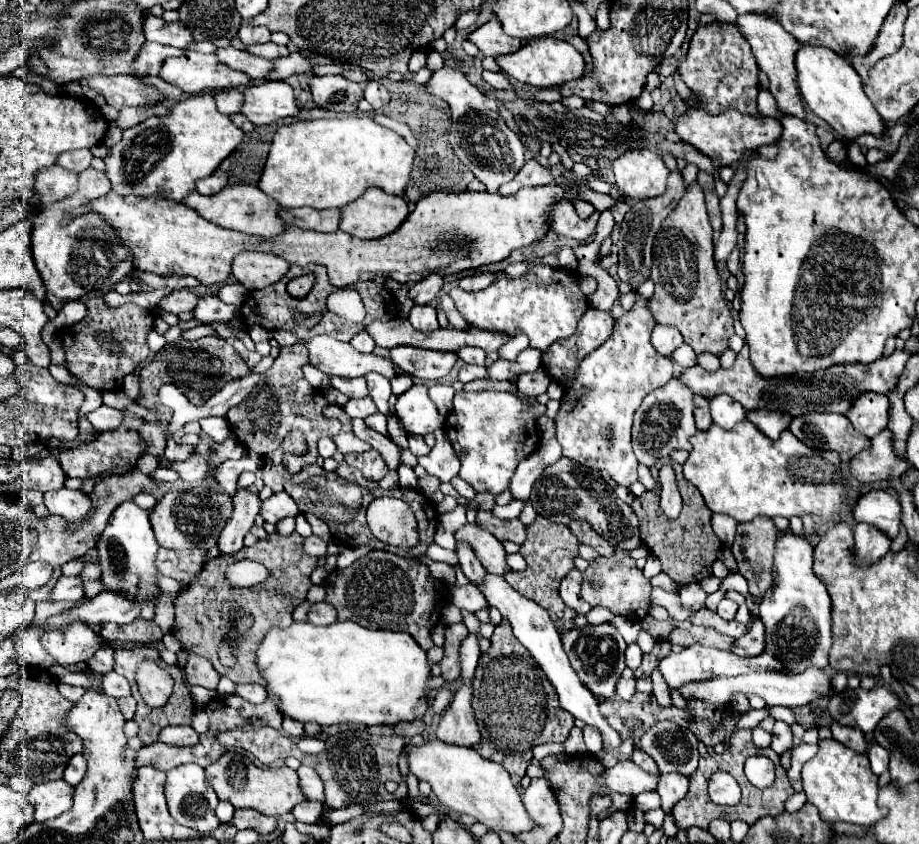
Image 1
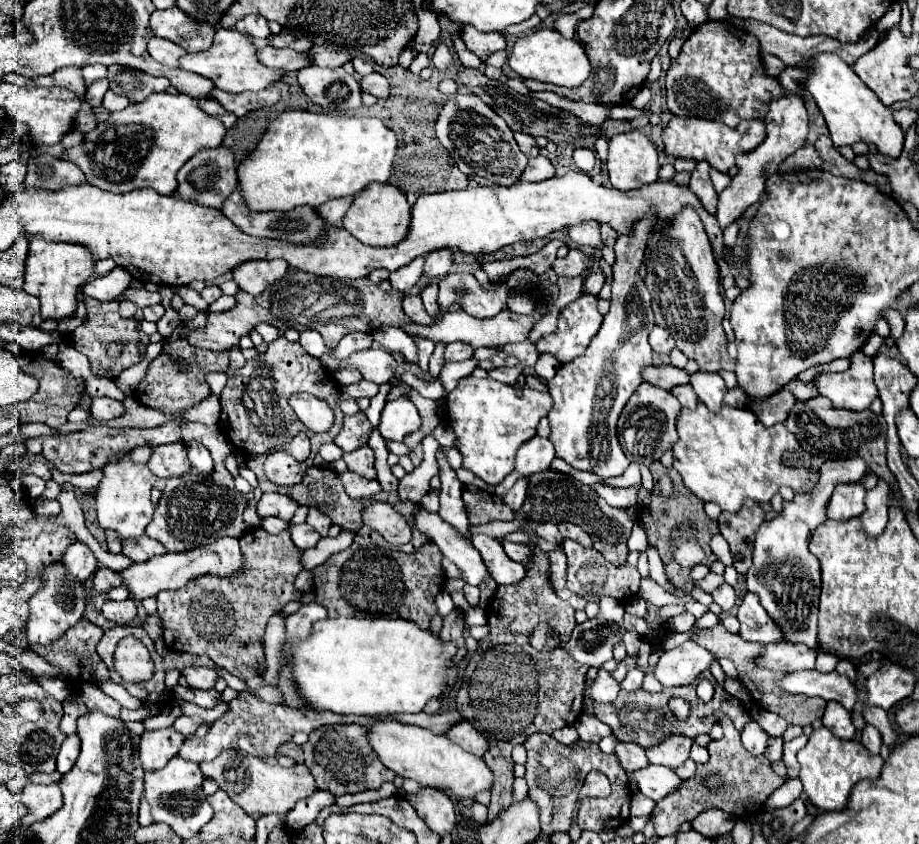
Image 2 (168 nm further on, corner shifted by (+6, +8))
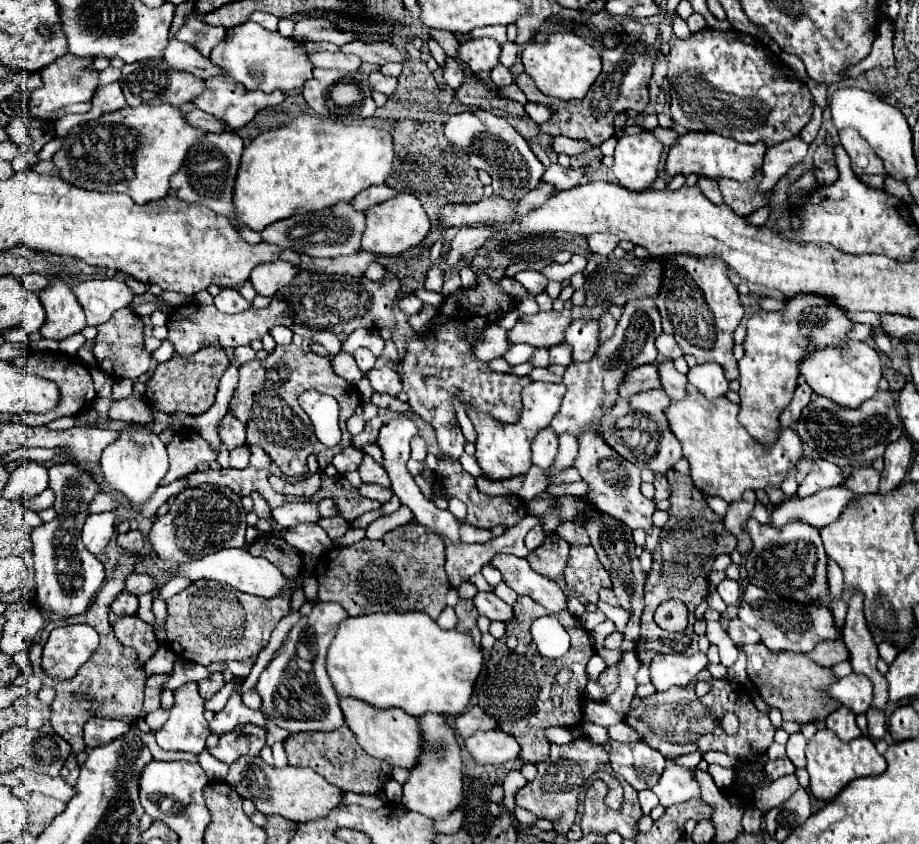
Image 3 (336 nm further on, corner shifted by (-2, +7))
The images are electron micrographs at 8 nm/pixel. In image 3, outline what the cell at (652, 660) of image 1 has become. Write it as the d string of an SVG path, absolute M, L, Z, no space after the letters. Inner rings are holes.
M613 664L613 666L607 666L607 670L597 678L605 688L607 688L607 694L611 694L617 686L619 686L619 664Z

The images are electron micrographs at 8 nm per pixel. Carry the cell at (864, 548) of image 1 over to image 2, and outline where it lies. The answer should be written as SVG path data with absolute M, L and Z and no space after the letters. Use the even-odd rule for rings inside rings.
M879 479L879 483L867 491L867 511L859 517L861 523L863 523L863 529L875 537L879 533L883 533L885 525L887 525L887 509L889 509L889 493L891 493L891 487L887 481Z

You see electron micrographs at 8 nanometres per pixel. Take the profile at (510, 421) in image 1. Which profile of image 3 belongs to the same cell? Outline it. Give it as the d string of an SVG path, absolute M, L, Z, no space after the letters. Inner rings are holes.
M529 382L523 392L523 410L515 424L501 422L493 418L489 412L479 412L477 408L467 406L467 416L471 418L475 432L477 432L477 452L475 458L483 470L483 476L489 480L505 480L513 476L523 476L531 468L531 442L539 434L539 430L547 428L561 408L565 388L563 384L549 384L549 382Z

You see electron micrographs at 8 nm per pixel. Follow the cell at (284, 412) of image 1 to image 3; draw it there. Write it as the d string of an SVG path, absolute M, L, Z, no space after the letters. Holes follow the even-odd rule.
M289 344L289 346L277 346L265 360L255 358L239 368L239 384L233 392L229 410L239 422L245 424L249 446L261 446L271 456L271 460L275 460L283 468L287 476L303 476L307 474L307 456L311 452L317 452L319 468L323 470L333 460L335 454L351 446L351 434L345 422L353 416L359 404L361 398L357 388L335 374L329 356L305 352L303 348ZM307 388L317 388L319 392L335 396L335 400L341 406L343 440L335 448L327 448L315 438L311 430L311 420L297 404L297 396Z

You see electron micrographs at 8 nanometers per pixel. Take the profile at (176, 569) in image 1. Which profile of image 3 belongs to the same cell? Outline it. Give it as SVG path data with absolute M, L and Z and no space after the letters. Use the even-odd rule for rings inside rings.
M129 530L127 534L119 534L119 536L117 536L117 544L119 544L121 548L125 548L127 552L131 552L131 554L143 554L145 536L143 536L139 530L137 530L137 532Z

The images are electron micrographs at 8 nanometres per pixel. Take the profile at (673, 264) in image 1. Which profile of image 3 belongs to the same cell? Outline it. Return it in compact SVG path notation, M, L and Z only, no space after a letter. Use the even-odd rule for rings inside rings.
M677 254L673 258L663 258L661 270L661 288L655 302L663 318L663 332L675 336L683 354L695 356L699 364L717 362L725 370L727 380L735 380L739 368L733 358L733 332L743 318L743 304L737 288L727 276L727 264L723 264L719 256L699 258Z

